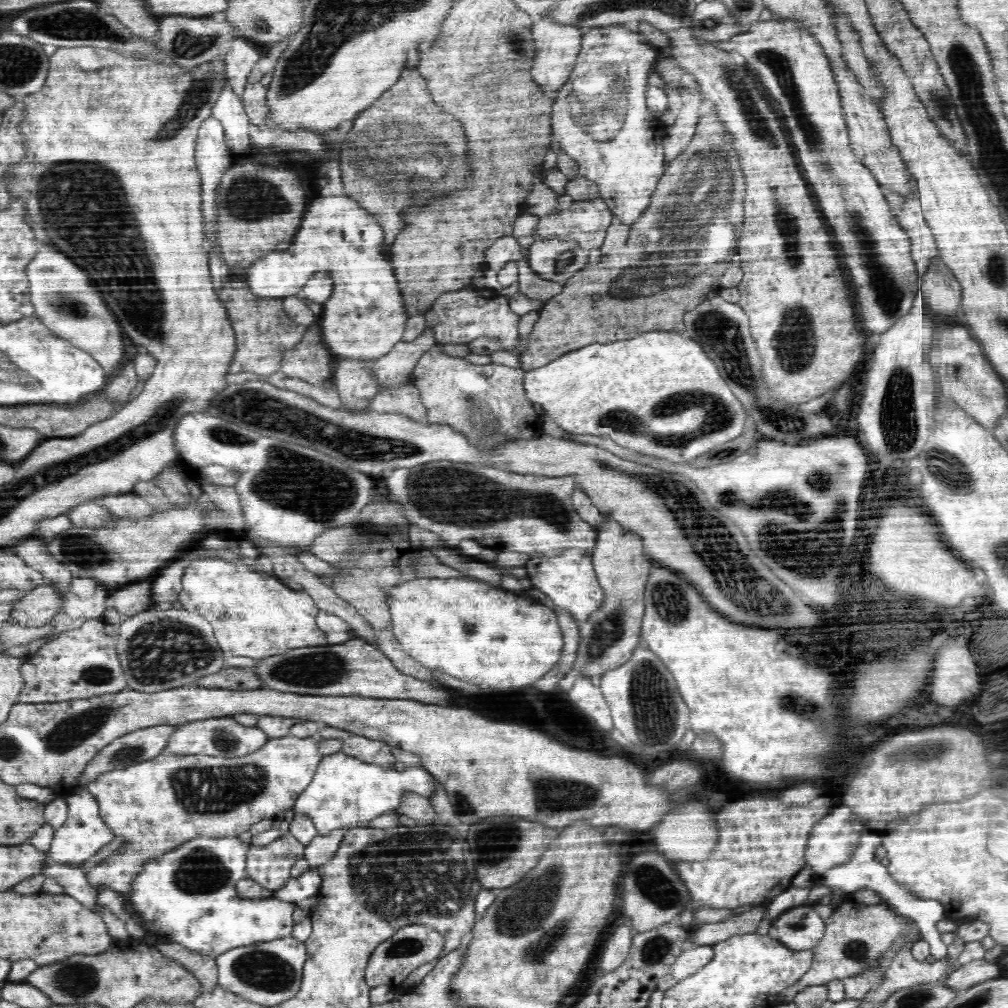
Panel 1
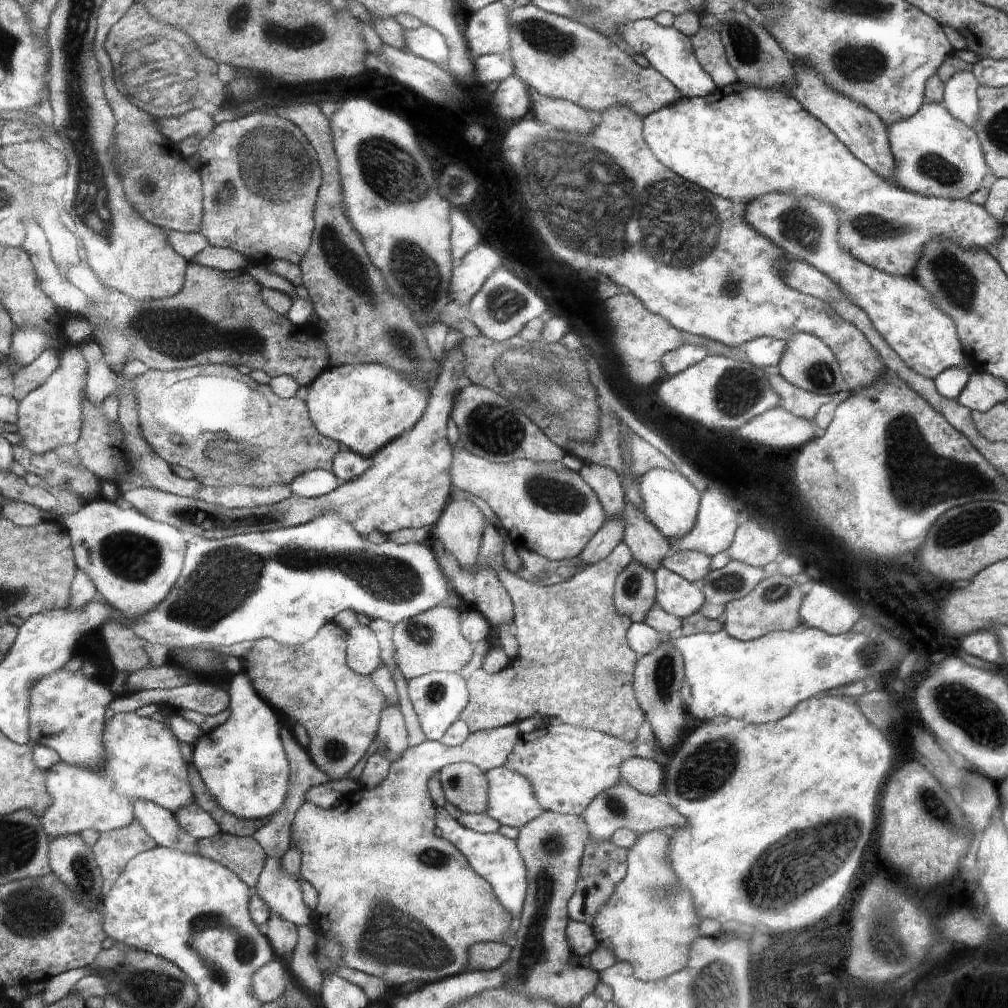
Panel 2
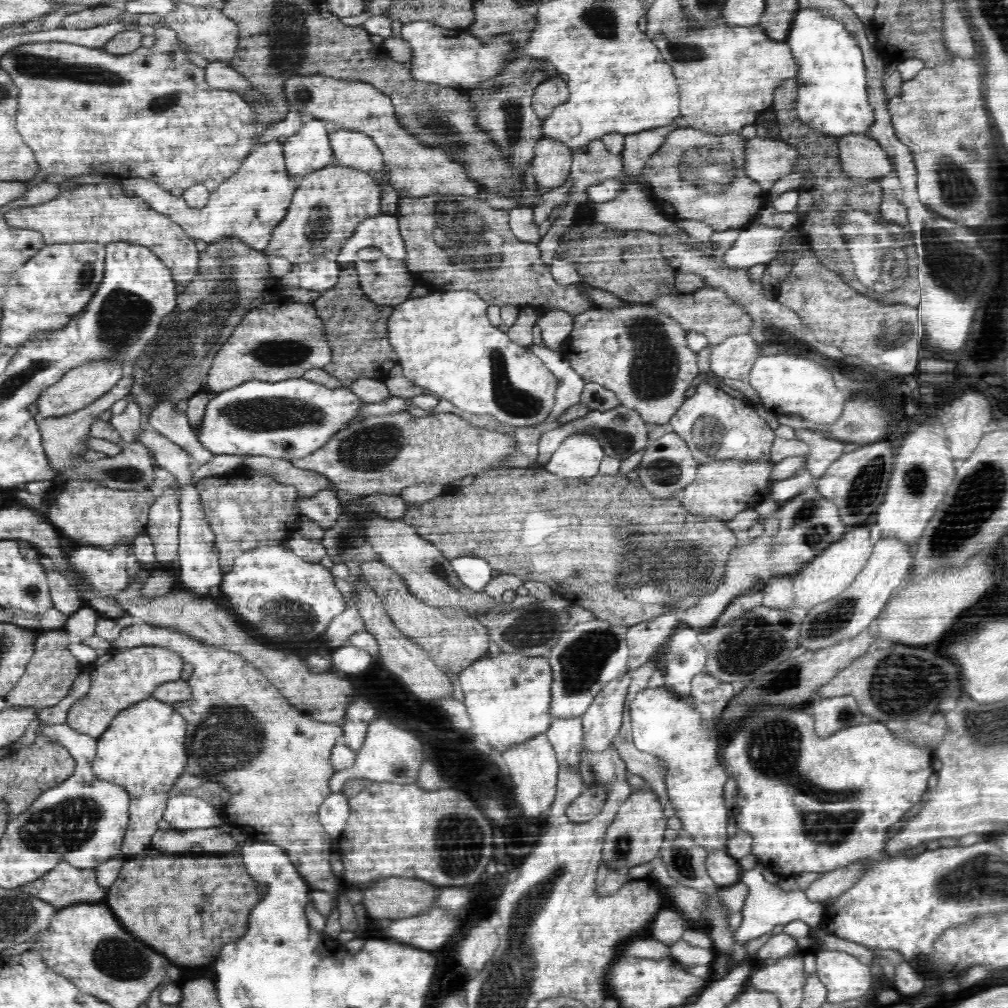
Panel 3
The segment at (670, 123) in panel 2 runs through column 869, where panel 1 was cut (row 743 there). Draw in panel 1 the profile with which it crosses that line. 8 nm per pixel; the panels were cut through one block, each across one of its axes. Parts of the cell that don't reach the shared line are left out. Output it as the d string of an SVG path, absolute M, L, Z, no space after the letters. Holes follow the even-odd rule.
M233 715L224 718L210 717L206 720L187 721L179 724L167 740L165 752L174 755L205 754L224 758L243 757L261 749L269 741L269 736L256 727L238 724Z

